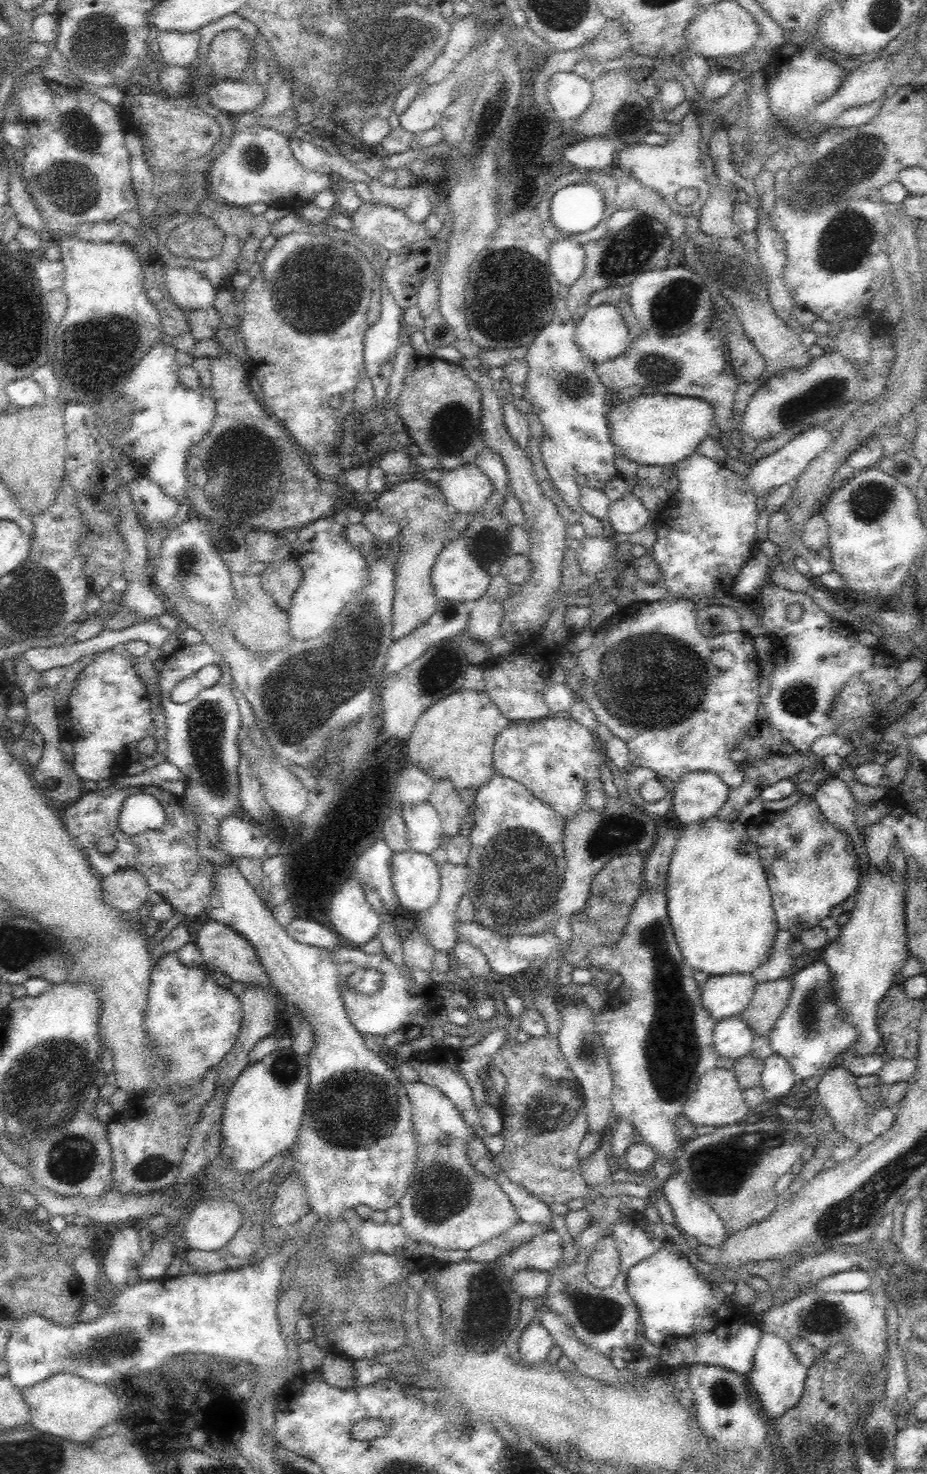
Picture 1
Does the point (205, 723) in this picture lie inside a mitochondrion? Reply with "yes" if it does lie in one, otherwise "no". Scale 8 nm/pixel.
yes

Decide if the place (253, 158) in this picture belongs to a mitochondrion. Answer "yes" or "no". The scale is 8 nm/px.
yes

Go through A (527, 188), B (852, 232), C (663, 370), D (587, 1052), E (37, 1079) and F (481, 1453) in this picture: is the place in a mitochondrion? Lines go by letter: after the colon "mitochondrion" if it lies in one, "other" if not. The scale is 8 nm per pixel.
A: other
B: mitochondrion
C: mitochondrion
D: mitochondrion
E: mitochondrion
F: other

